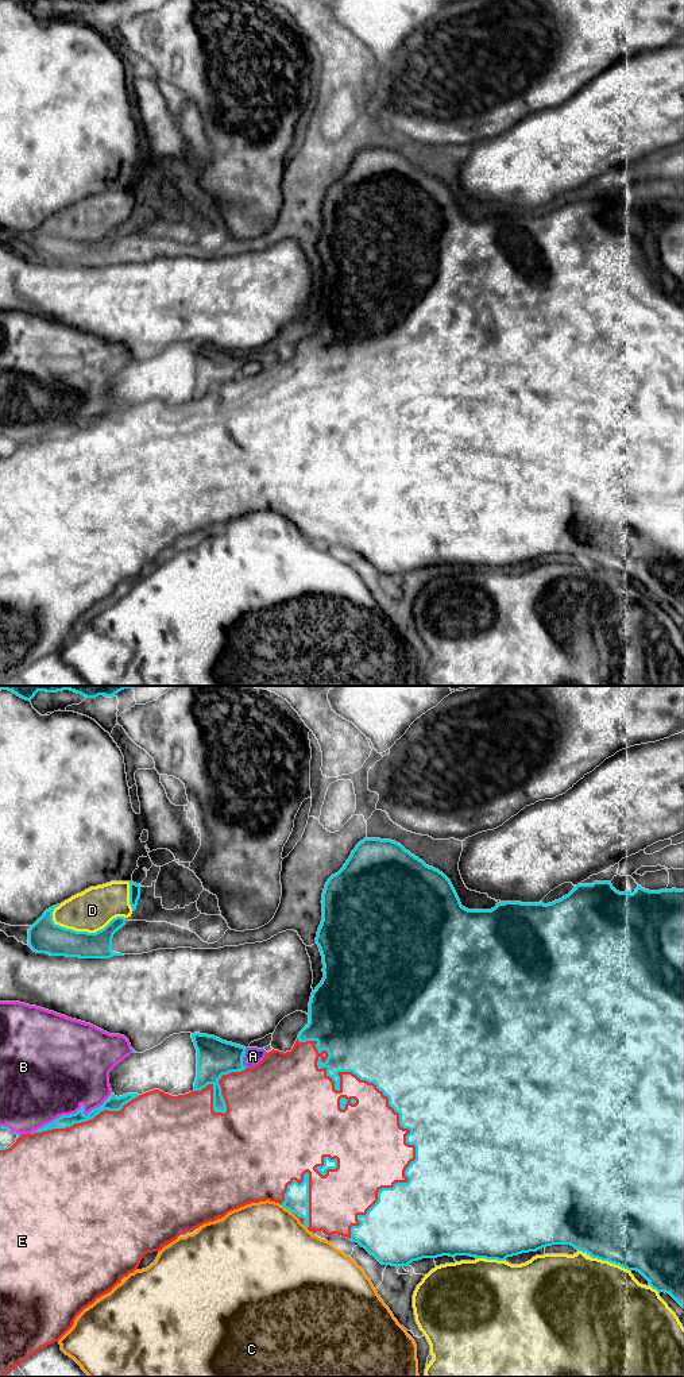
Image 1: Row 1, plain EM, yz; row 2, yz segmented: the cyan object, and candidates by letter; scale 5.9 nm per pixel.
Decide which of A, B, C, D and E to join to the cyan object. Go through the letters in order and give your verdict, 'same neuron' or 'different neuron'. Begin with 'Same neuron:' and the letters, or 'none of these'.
Same neuron: E
A: different neuron
B: different neuron
C: different neuron
D: different neuron
E: same neuron

